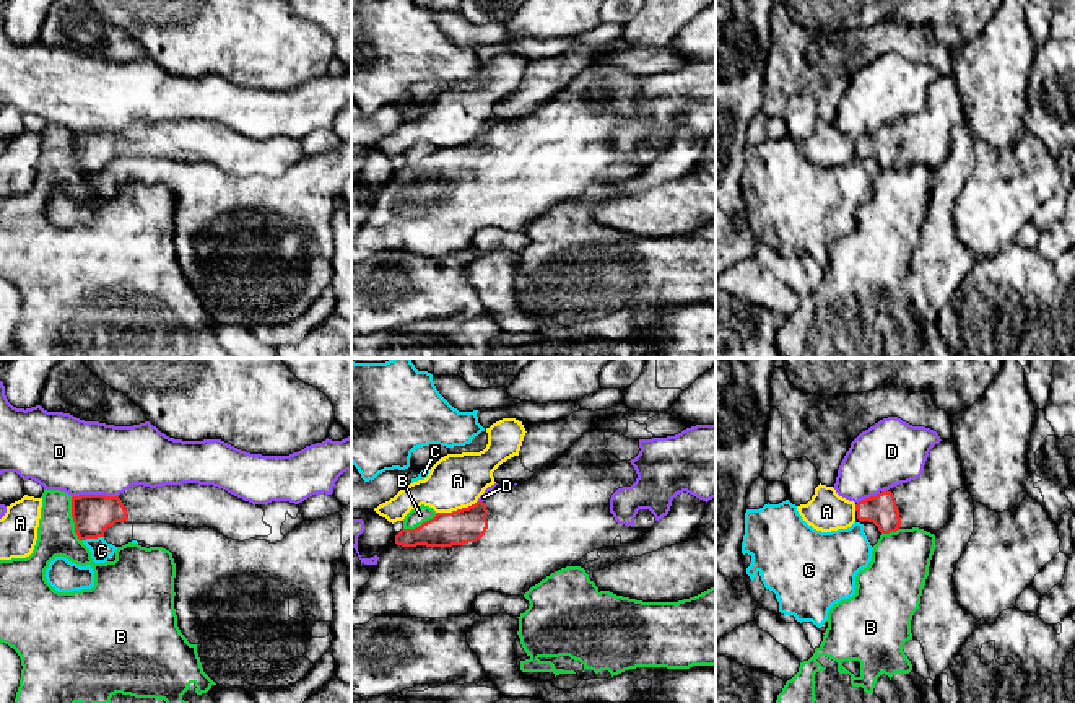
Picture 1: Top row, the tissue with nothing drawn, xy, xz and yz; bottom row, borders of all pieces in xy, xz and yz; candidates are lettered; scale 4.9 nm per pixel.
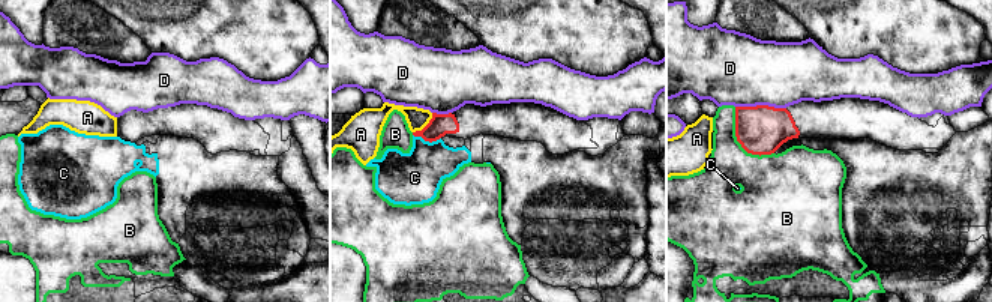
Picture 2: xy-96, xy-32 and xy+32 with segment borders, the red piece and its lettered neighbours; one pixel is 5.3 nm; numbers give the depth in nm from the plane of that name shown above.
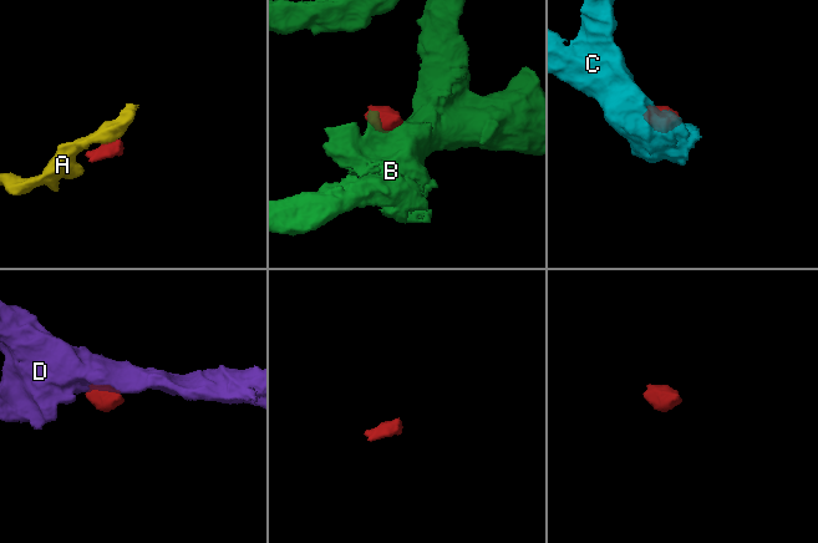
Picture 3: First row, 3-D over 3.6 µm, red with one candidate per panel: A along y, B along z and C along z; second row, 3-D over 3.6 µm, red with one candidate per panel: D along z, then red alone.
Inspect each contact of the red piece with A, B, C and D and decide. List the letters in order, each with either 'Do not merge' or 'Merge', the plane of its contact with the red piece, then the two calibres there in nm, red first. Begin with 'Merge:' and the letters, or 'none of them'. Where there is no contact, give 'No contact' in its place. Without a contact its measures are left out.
Merge: none of them
A: Do not merge. Touches red in xz. Thickness 180 nm (red) against 280 nm
B: Do not merge. Touches red in xy. Thickness 190 nm (red) against 190 nm
C: Do not merge. Touches red in xy. Thickness 190 nm (red) against 100 nm
D: Do not merge. Touches red in xy. Thickness 190 nm (red) against 360 nm

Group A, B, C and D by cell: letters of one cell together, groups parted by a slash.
A / B / C / D

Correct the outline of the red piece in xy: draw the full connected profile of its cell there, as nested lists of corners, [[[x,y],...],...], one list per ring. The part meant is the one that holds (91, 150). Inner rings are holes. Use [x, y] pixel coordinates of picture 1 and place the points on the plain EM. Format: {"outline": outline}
{"outline": [[[182,119],[156,124],[133,120],[119,132],[80,130],[72,132],[72,153],[80,176],[104,172],[107,163],[125,159],[172,159],[182,163],[210,163],[233,176],[281,177],[304,153],[299,142],[289,137],[252,140],[213,120]]]}

